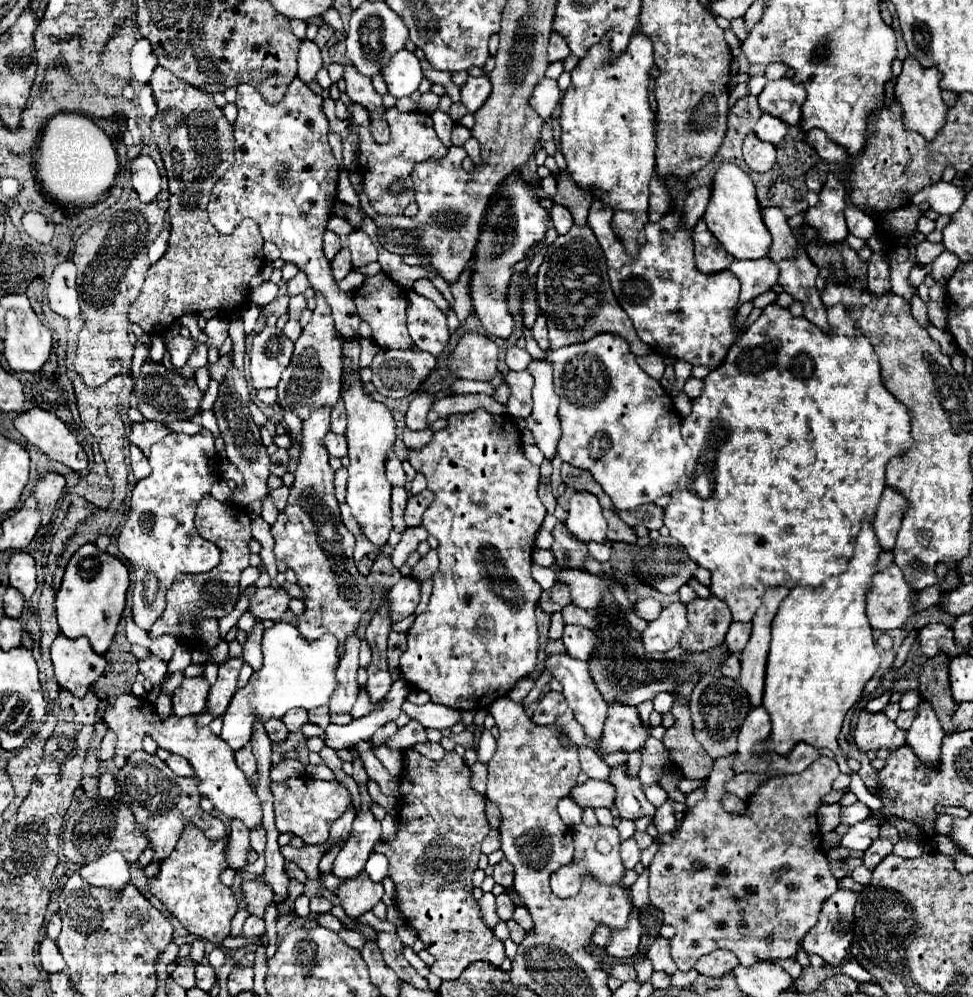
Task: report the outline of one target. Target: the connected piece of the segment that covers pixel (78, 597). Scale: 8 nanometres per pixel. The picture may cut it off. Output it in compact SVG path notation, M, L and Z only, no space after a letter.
M83 545L69 561L61 589L57 593L57 621L61 633L69 639L87 637L95 653L105 655L115 635L117 623L125 609L125 597L129 589L129 571L127 567L107 551L97 549L97 545Z

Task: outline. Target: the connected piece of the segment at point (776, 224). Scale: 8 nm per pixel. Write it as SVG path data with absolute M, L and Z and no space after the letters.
M777 207L763 209L763 221L765 221L765 225L767 225L767 229L769 229L771 237L773 237L767 257L775 259L775 261L779 263L779 267L781 267L781 279L779 279L777 283L779 283L779 285L783 287L783 291L789 293L795 301L803 303L803 307L805 307L803 317L809 319L809 321L815 323L821 331L827 333L827 331L829 331L827 313L825 313L825 307L823 307L823 303L821 303L821 299L819 299L819 291L815 289L815 279L817 279L817 275L819 275L819 269L813 265L813 261L809 261L809 257L807 257L807 253L805 253L803 249L797 249L797 239L795 239L795 235L793 235L791 227L787 225L787 217L783 215L781 209L777 209Z

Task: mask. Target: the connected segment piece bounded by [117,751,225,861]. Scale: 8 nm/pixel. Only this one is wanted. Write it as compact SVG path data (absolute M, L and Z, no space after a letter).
M135 751L119 771L117 785L121 787L121 801L129 805L137 823L149 829L149 843L155 847L153 859L157 861L165 859L175 849L185 825L197 825L209 839L225 837L225 825L199 807L201 793L197 789L197 779L173 775L173 771L157 755Z

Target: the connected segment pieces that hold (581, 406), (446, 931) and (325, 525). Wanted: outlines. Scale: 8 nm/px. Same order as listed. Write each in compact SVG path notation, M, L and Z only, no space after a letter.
M599 333L587 343L549 351L547 359L553 363L553 383L561 399L559 419L563 435L557 449L559 457L573 467L589 471L617 509L635 509L637 505L653 503L659 495L669 495L685 473L691 451L679 433L681 417L669 393L637 365L625 339L613 333Z
M413 747L403 751L403 773L399 777L401 797L399 797L399 831L391 841L379 839L375 851L389 859L389 877L397 889L397 907L407 919L407 923L417 931L417 937L425 943L425 949L435 957L431 973L439 979L455 980L473 961L487 961L493 967L503 967L505 947L487 929L479 915L479 903L473 899L471 877L477 869L477 859L481 855L481 841L489 833L489 823L485 819L485 797L469 787L471 771L463 757L449 751L441 761L429 761Z
M317 407L303 421L301 457L289 503L271 525L271 535L275 539L275 557L287 561L287 567L297 575L297 585L303 589L305 611L297 615L297 631L305 639L319 639L325 633L335 635L339 641L337 657L341 657L347 637L357 633L363 613L371 609L373 591L357 571L353 559L355 537L341 523L339 503L333 493L333 469L329 467L329 453L323 445L323 437L329 431L329 413L329 407Z

